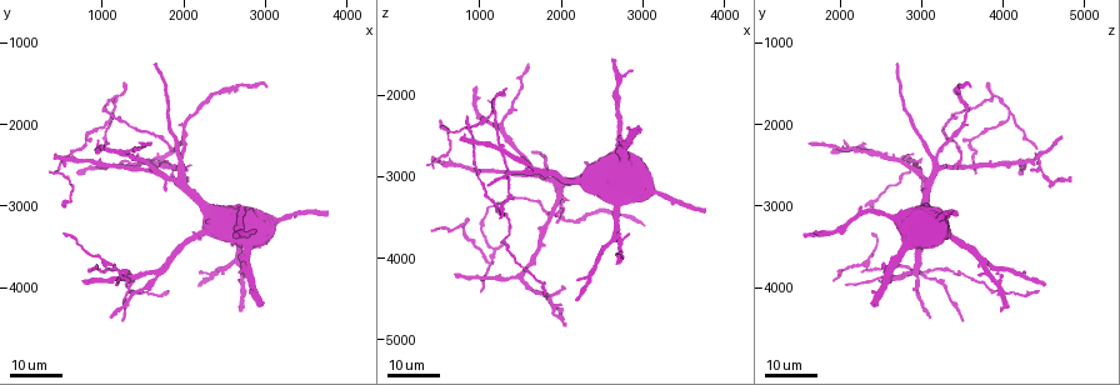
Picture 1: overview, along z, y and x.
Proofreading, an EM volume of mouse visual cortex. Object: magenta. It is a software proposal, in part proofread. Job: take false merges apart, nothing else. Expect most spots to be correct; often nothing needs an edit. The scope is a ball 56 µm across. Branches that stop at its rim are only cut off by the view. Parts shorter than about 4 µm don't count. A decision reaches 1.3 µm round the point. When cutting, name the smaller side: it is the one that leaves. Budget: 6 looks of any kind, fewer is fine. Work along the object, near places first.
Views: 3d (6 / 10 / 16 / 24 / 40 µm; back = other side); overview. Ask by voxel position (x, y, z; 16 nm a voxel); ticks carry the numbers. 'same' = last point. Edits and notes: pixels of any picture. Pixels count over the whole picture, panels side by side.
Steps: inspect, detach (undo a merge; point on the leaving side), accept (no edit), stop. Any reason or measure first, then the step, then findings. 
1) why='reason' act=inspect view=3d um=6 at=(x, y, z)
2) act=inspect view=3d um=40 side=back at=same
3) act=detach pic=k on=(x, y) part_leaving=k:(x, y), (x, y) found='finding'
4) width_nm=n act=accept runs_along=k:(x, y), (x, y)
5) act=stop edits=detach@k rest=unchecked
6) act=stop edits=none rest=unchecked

why='three-way junction' act=inspect view=3d um=16 at=(1250, 2350, 2350)

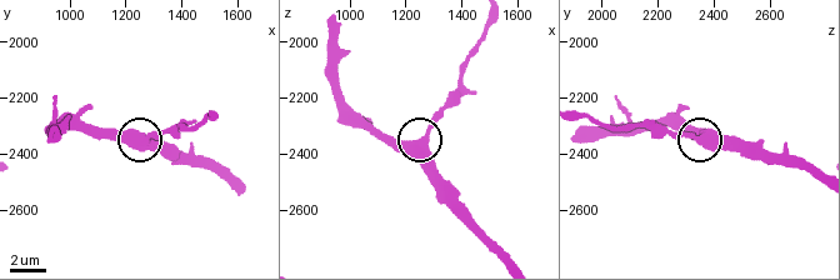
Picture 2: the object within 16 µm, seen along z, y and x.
why='closer look' act=inspect view=3d um=10 at=(1250, 2330, 2360)

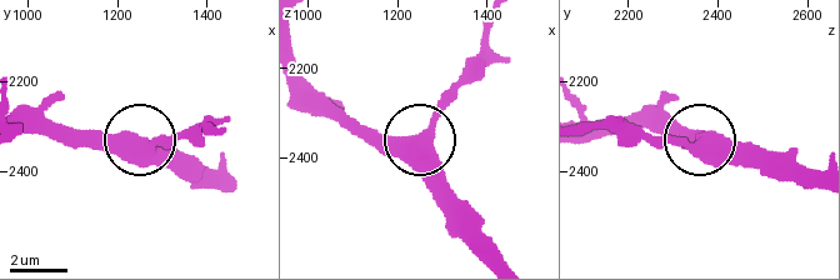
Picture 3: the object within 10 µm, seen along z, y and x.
arms=3 act=accept runs_along=3:(500, 254), (429, 146), (353, 134) found='all the same neuron'

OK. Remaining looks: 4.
why='calibre changes' act=inspect view=3d um=24 at=(1700, 2150, 3300)

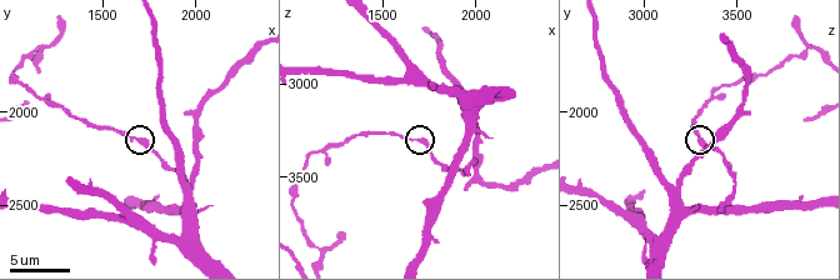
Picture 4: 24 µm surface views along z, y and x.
act=inspect view=3d um=6 at=(1700, 2160, 3300)

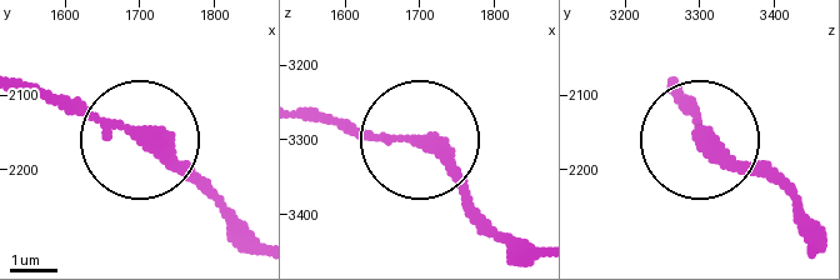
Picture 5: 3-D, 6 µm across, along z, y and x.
act=accept runs_along=5:(249, 230), (129, 131), (21, 91) found='all the same neuron'

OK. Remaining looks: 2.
why='calibre changes' act=inspect view=3d um=16 at=(1180, 1940, 3340)

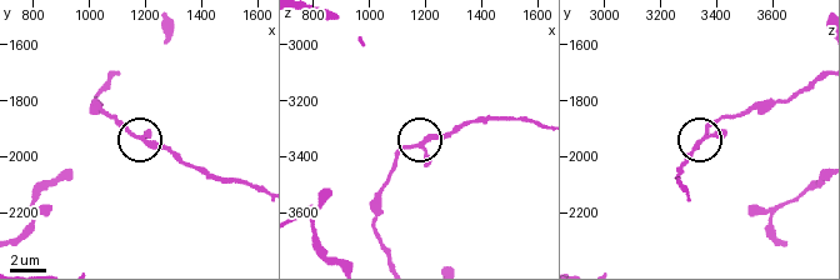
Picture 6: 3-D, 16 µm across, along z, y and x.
act=inspect view=3d um=6 at=(1200, 1940, 3350)

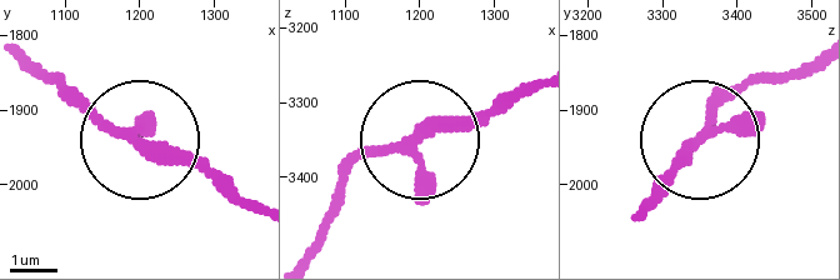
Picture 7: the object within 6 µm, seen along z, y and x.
act=accept runs_along=7:(640, 215), (688, 168), (731, 88) found='all the same neuron'

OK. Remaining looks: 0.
act=stop edits=none rest=unchecked

